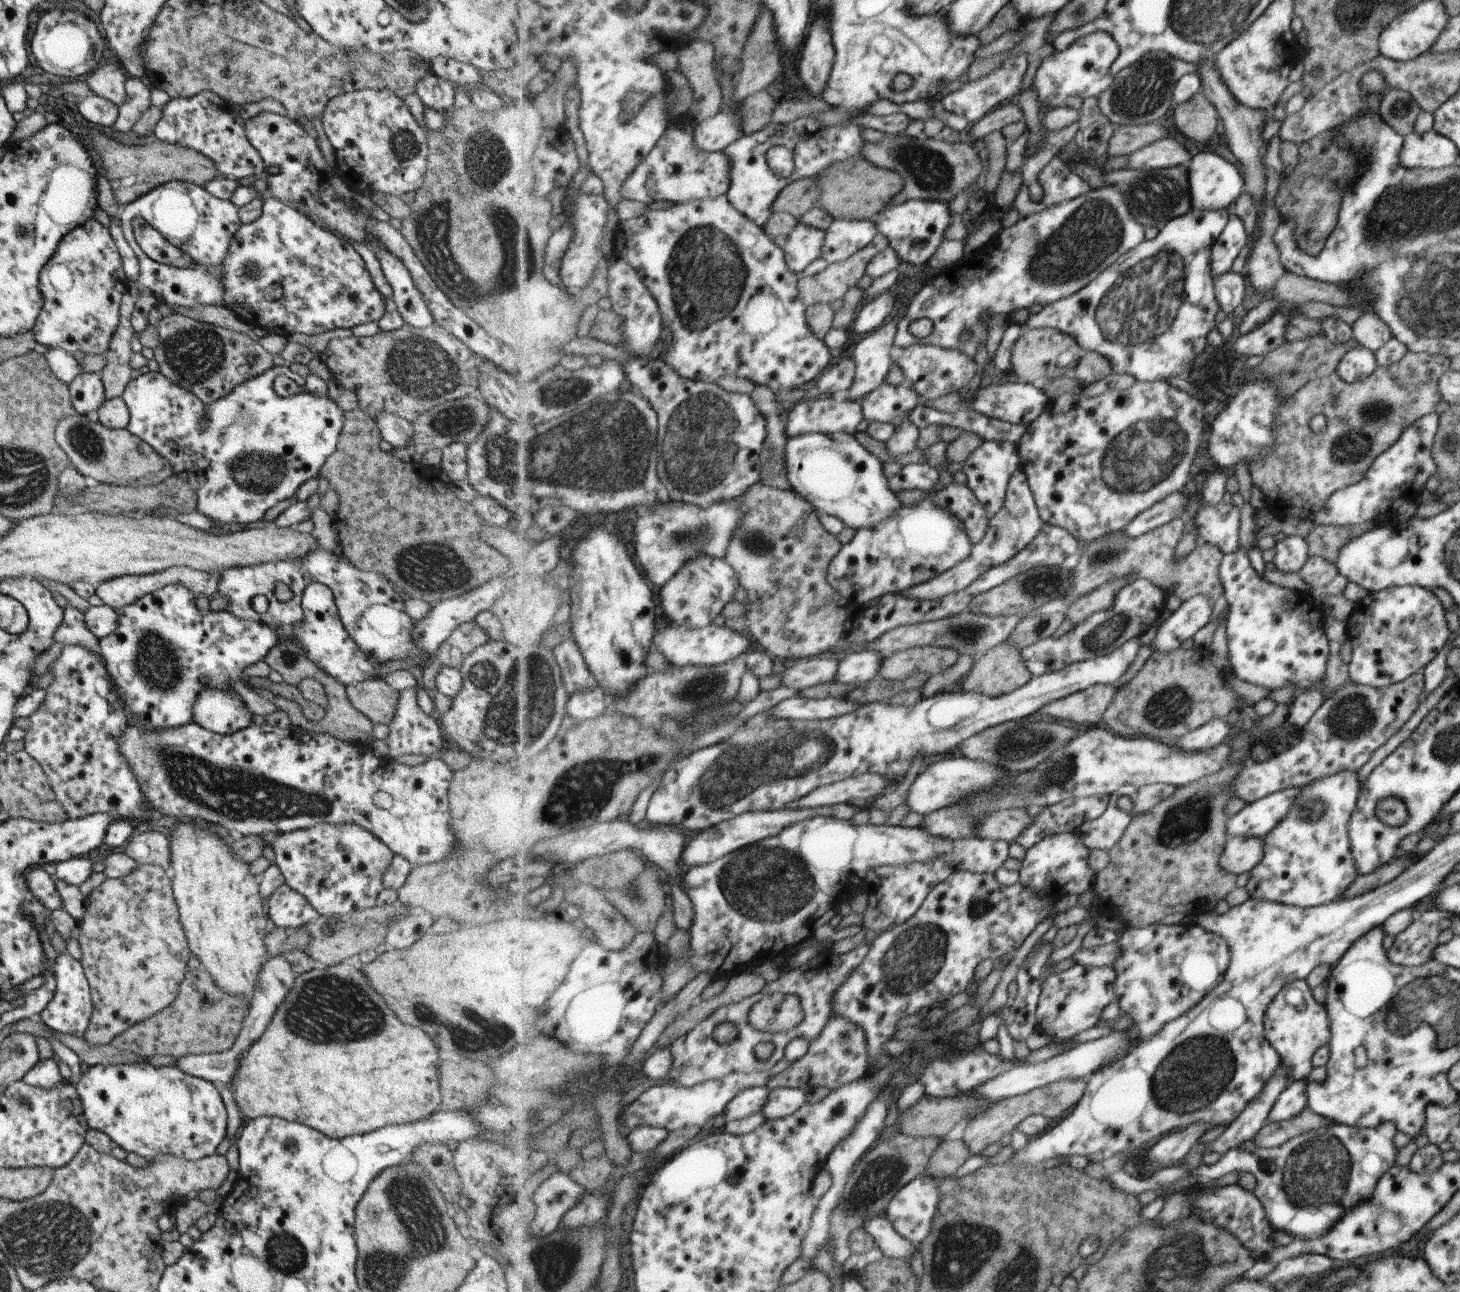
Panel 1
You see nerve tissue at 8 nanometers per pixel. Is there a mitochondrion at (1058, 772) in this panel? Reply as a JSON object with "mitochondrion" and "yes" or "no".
{"mitochondrion":"yes"}

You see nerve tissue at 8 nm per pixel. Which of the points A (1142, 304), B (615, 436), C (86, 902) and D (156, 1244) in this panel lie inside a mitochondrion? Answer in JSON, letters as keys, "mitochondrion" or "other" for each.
{"A":"mitochondrion","B":"mitochondrion","C":"other","D":"other"}

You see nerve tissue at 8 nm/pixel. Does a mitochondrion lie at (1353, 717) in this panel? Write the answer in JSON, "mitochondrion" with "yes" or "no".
{"mitochondrion":"yes"}

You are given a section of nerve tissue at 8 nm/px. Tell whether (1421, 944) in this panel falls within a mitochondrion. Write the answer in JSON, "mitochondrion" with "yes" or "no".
{"mitochondrion":"no"}

